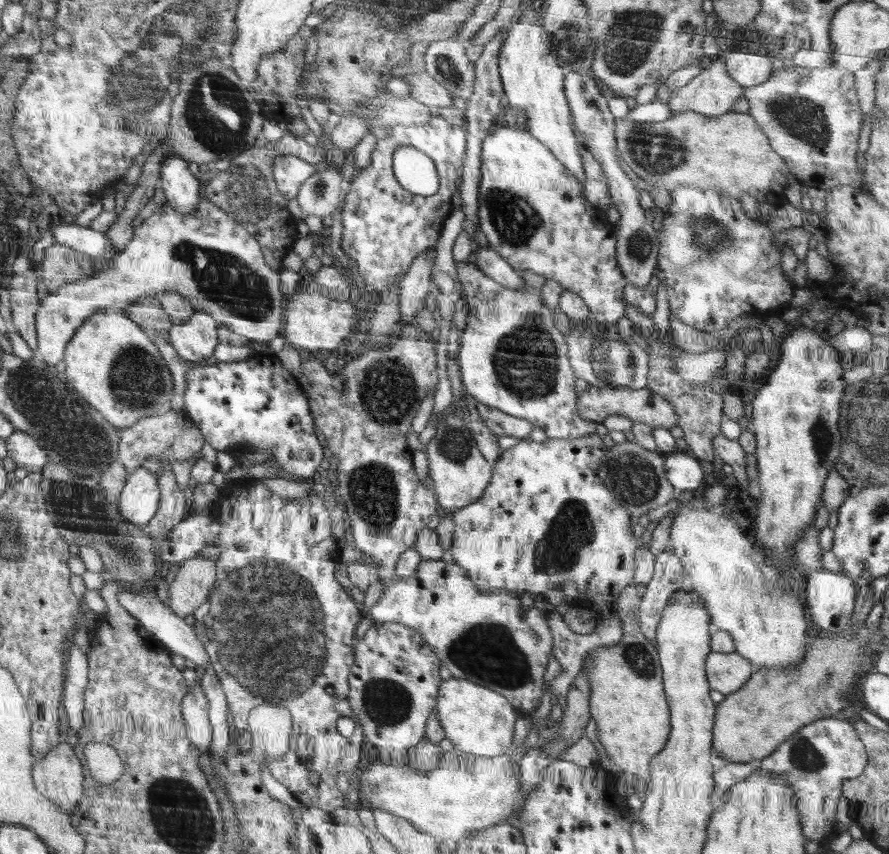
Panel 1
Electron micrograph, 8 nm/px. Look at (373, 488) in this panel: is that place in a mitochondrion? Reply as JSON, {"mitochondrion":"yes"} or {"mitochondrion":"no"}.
{"mitochondrion":"yes"}

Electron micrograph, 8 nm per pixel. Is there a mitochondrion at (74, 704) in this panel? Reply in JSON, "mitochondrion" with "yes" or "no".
{"mitochondrion":"no"}

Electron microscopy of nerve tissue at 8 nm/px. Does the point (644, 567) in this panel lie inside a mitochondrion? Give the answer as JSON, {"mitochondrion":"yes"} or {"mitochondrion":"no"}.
{"mitochondrion":"no"}

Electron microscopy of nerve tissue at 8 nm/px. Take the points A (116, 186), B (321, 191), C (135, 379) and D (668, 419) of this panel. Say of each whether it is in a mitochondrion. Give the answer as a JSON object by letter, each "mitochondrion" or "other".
{"A":"other","B":"mitochondrion","C":"mitochondrion","D":"other"}

